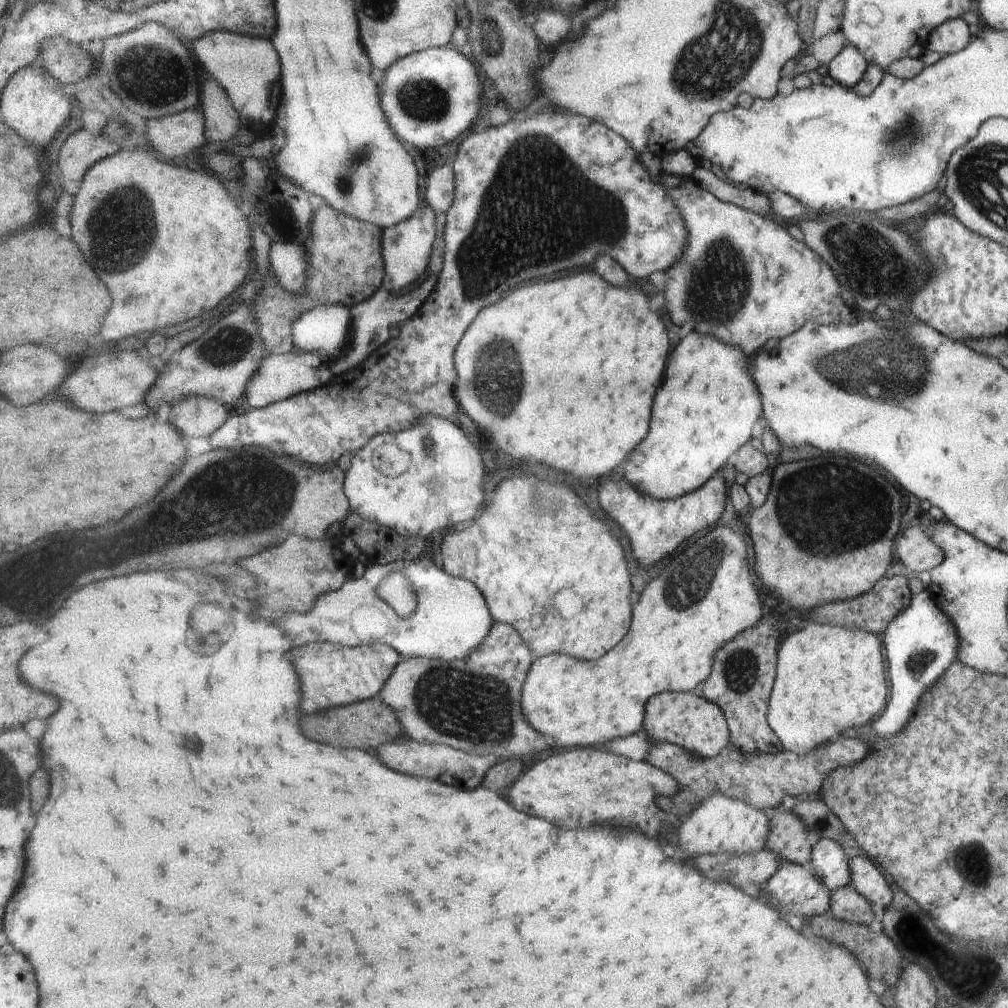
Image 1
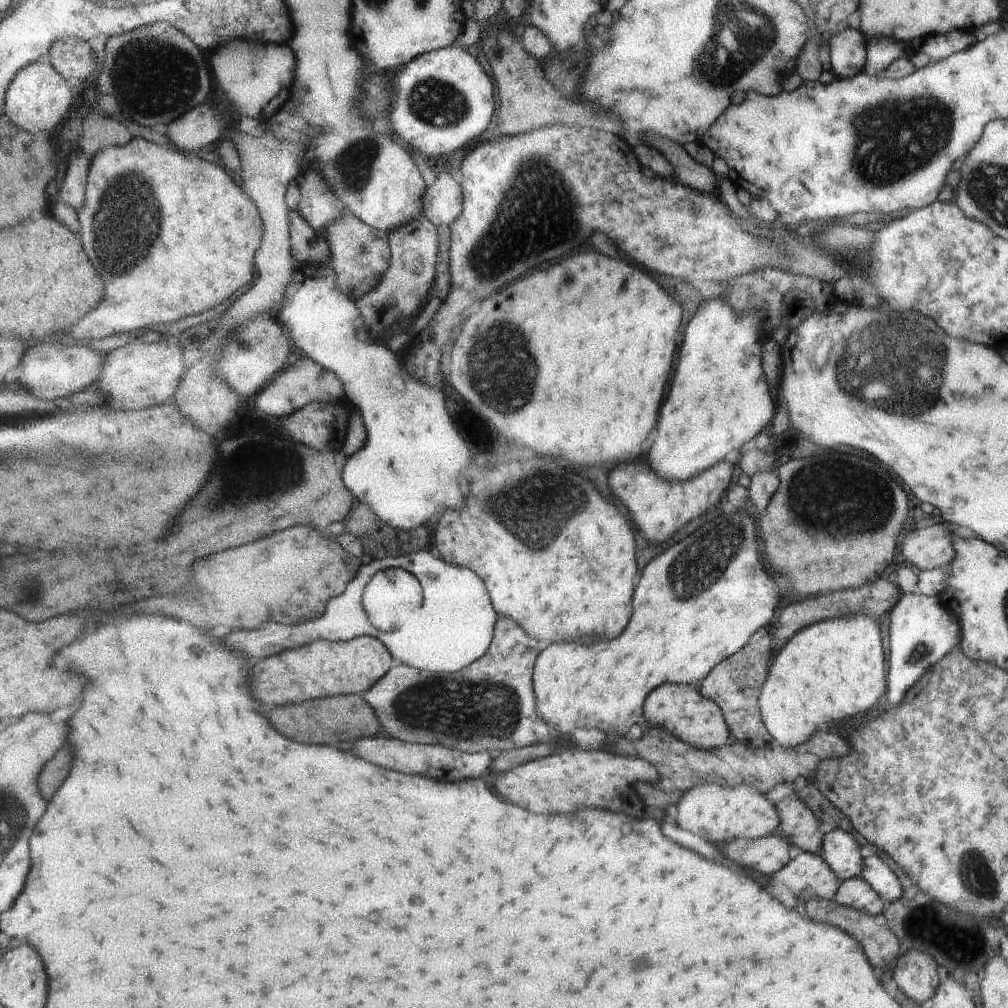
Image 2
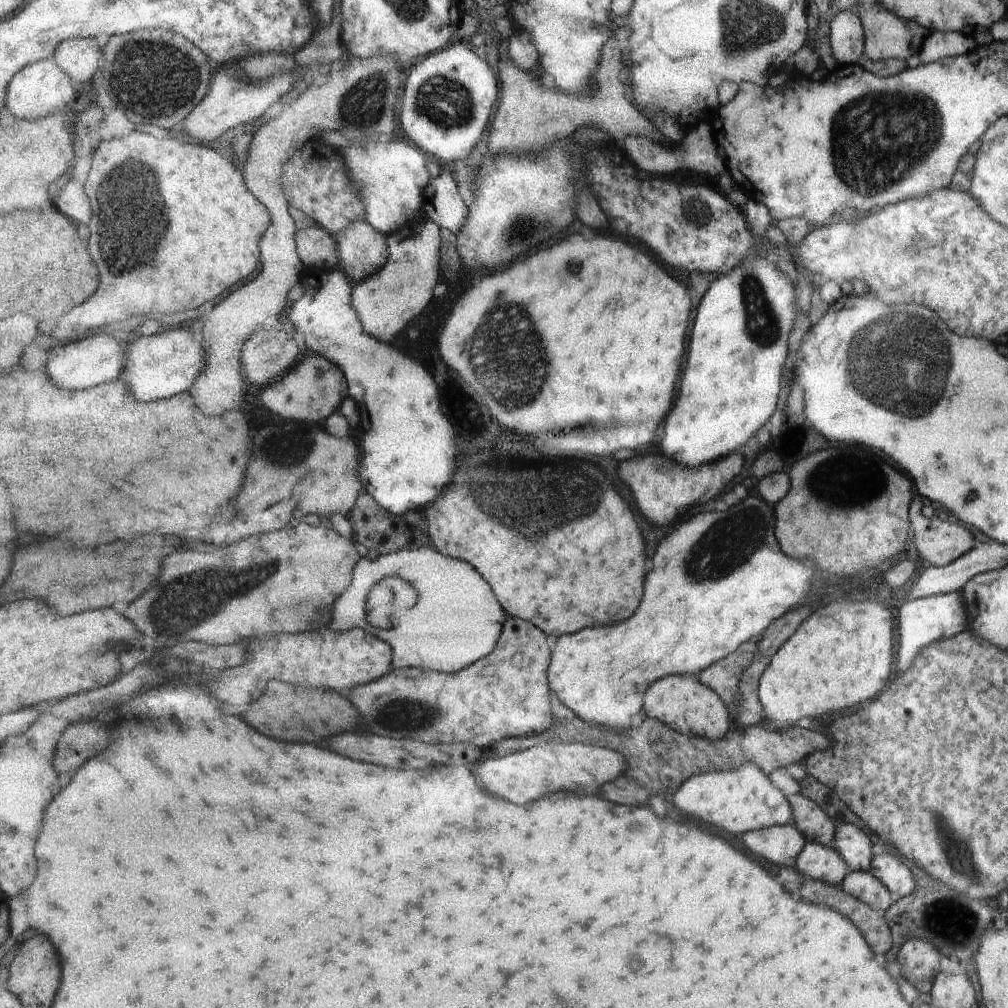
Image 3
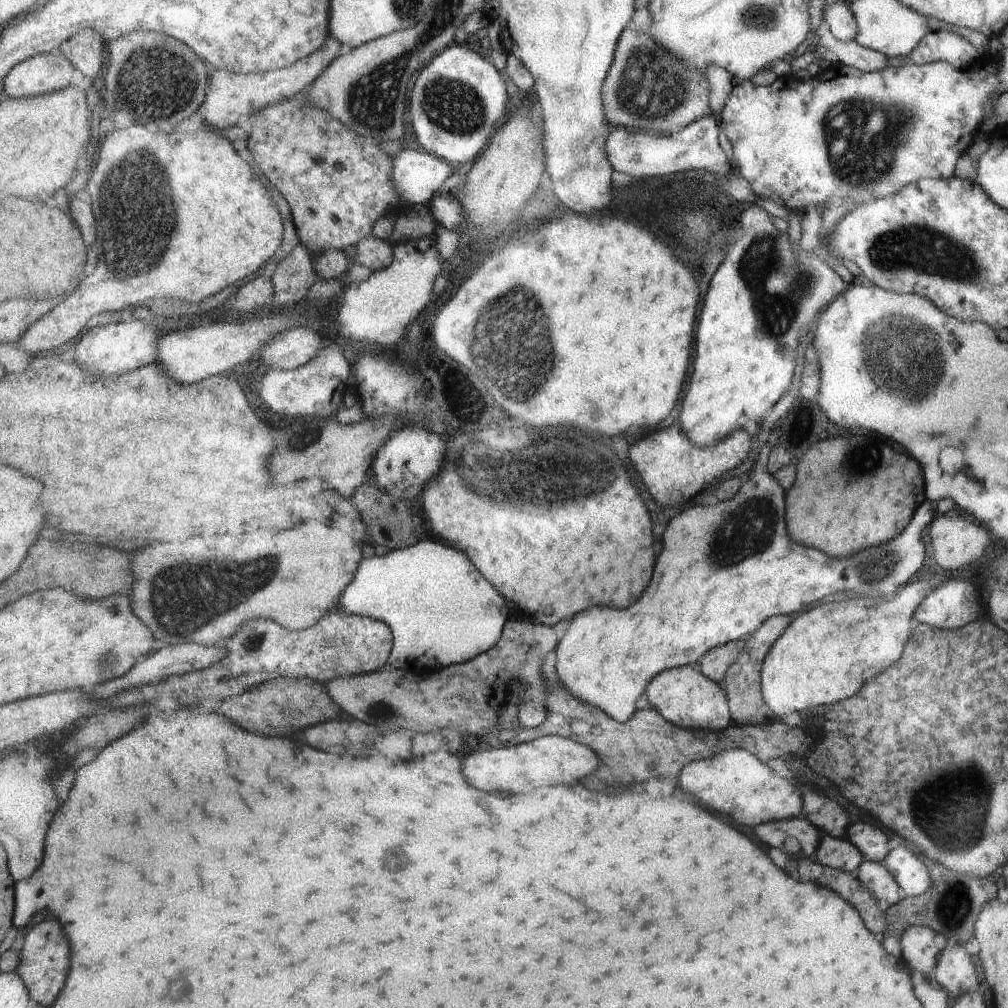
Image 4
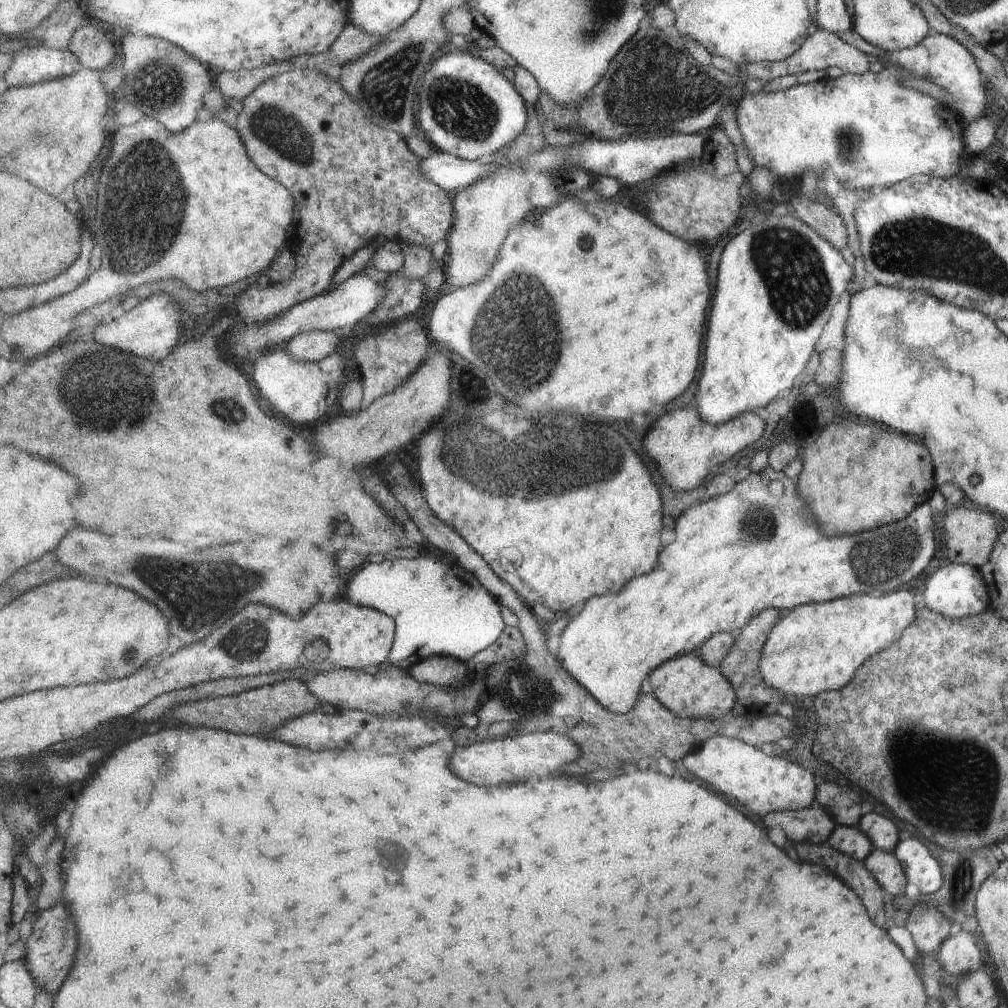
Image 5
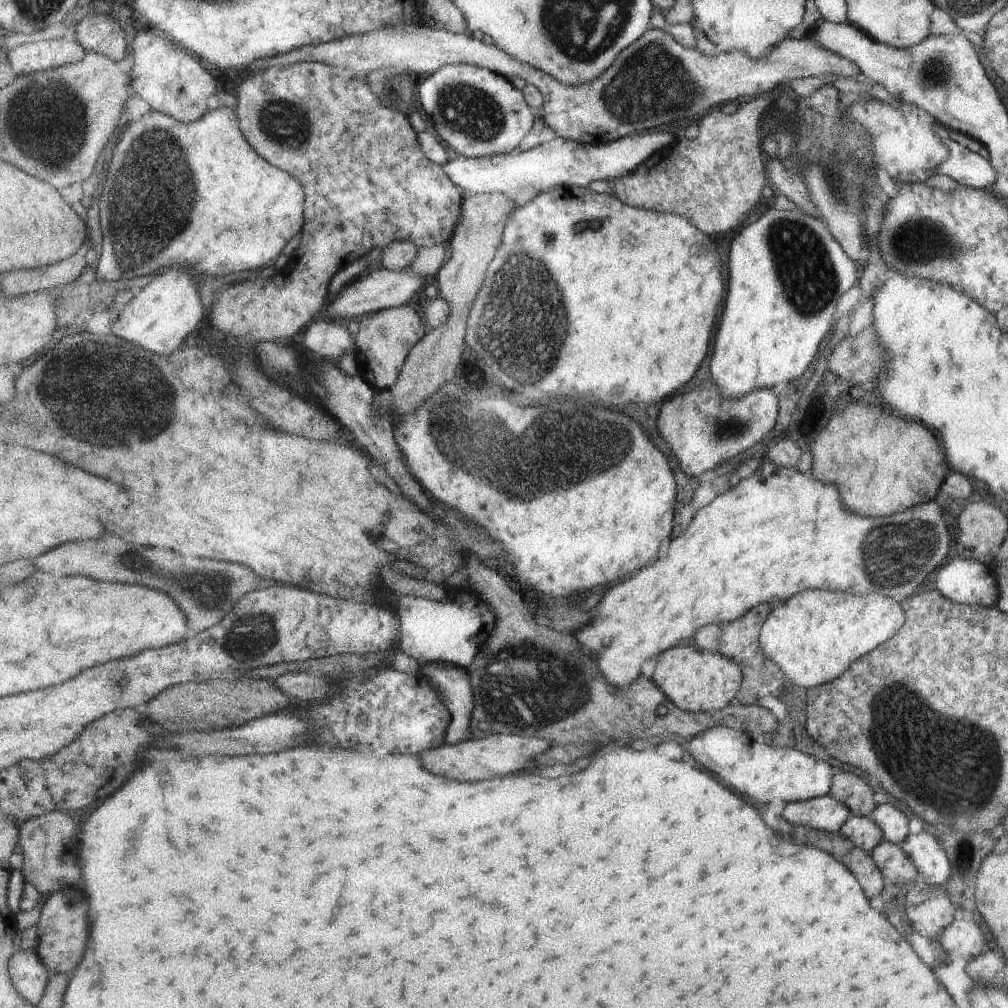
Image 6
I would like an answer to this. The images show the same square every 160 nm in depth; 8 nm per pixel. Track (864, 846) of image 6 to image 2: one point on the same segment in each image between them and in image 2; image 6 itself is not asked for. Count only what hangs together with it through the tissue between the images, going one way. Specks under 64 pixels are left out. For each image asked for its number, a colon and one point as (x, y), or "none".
2: (806, 876)
3: (818, 861)
4: (838, 854)
5: (851, 842)

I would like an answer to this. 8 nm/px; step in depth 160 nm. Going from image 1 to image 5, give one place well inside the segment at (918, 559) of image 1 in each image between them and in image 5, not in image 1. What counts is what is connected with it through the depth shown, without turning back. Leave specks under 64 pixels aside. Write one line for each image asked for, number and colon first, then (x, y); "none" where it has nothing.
2: (924, 549)
3: (939, 543)
4: (955, 542)
5: (968, 535)

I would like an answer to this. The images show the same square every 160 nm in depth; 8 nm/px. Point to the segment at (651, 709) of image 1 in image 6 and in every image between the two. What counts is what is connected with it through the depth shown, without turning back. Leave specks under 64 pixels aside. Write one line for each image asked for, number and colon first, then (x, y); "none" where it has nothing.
2: (685, 712)
3: (683, 702)
4: (685, 696)
5: (688, 686)
6: (696, 680)

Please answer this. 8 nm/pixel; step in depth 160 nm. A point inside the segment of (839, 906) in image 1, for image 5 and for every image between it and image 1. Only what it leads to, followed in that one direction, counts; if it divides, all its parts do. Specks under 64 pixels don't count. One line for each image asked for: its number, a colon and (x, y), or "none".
2: (855, 893)
3: (860, 884)
4: (872, 876)
5: (883, 867)

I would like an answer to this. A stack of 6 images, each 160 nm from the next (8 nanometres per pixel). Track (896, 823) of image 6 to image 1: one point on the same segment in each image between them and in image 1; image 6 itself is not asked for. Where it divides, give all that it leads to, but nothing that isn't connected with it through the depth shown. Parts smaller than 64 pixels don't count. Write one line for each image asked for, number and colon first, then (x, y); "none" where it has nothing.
1: (829, 859)
2: (841, 853)
3: (854, 846)
4: (870, 842)
5: (882, 834)

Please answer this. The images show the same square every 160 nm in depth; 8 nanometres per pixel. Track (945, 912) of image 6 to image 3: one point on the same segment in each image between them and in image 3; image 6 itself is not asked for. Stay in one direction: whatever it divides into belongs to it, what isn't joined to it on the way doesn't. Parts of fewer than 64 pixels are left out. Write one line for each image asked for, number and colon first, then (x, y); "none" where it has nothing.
3: (919, 961)
4: (920, 947)
5: (928, 928)

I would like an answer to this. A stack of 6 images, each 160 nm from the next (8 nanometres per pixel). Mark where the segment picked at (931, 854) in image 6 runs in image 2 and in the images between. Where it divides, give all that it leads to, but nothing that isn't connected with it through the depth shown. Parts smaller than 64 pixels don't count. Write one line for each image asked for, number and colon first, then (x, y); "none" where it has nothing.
2: (883, 882)
3: (889, 870)
4: (907, 869)
5: (918, 866)

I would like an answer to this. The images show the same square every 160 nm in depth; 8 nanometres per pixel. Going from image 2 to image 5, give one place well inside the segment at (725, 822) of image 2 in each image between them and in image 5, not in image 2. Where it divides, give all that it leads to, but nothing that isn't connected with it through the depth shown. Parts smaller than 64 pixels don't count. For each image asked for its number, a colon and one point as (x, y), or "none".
3: (738, 801)
4: (734, 781)
5: (763, 784)

